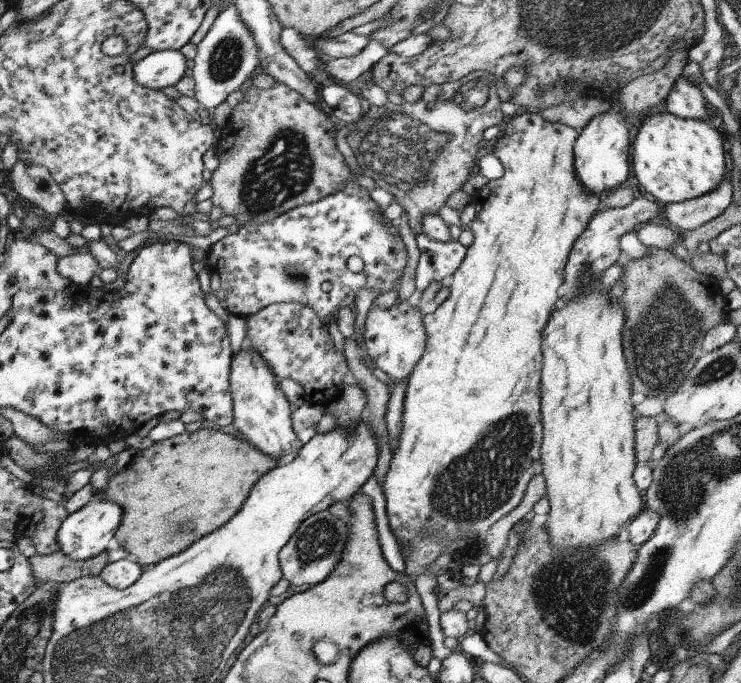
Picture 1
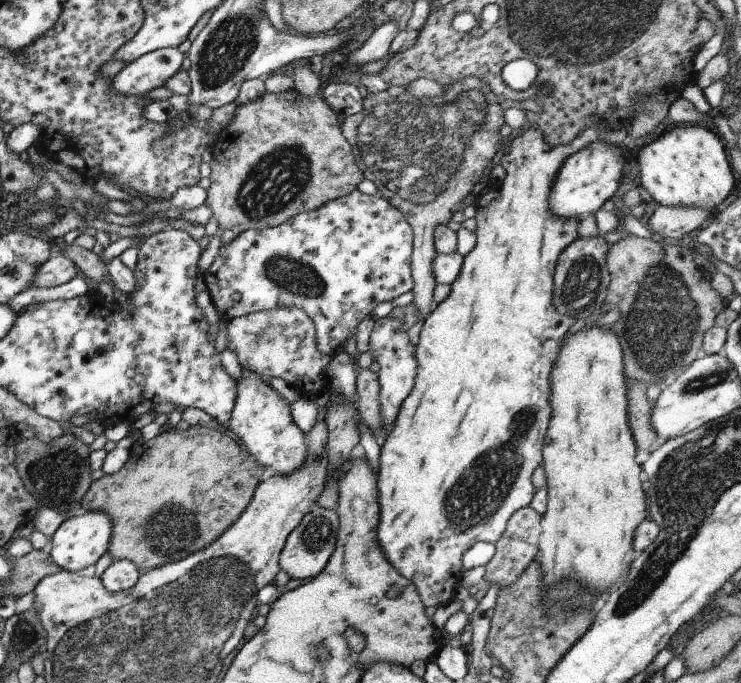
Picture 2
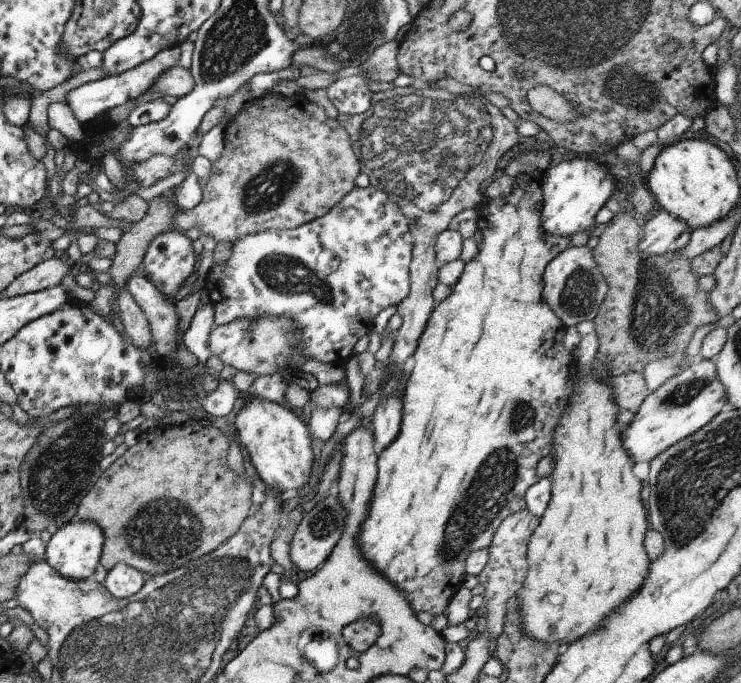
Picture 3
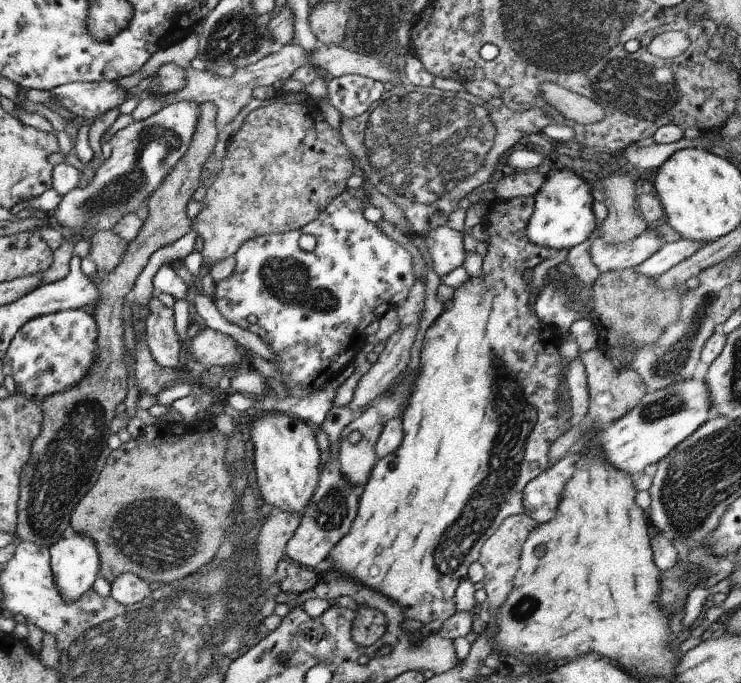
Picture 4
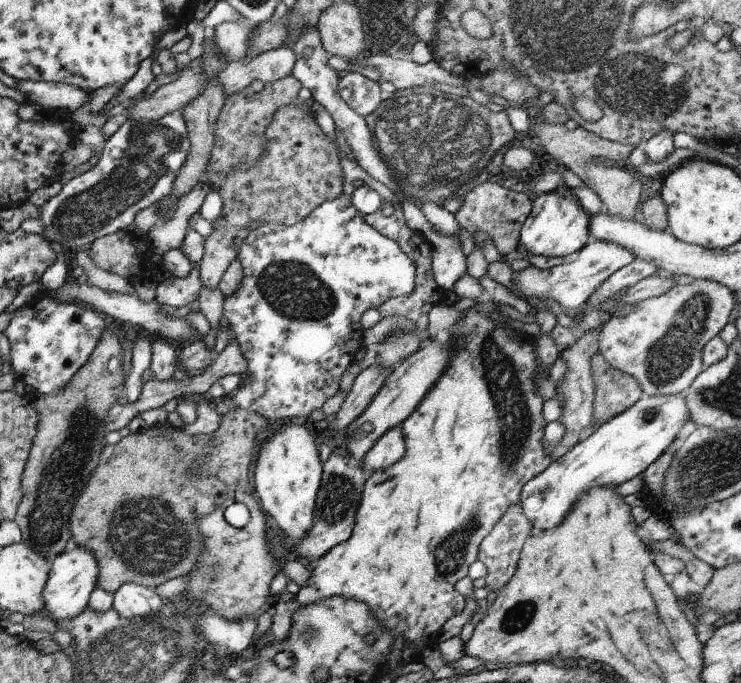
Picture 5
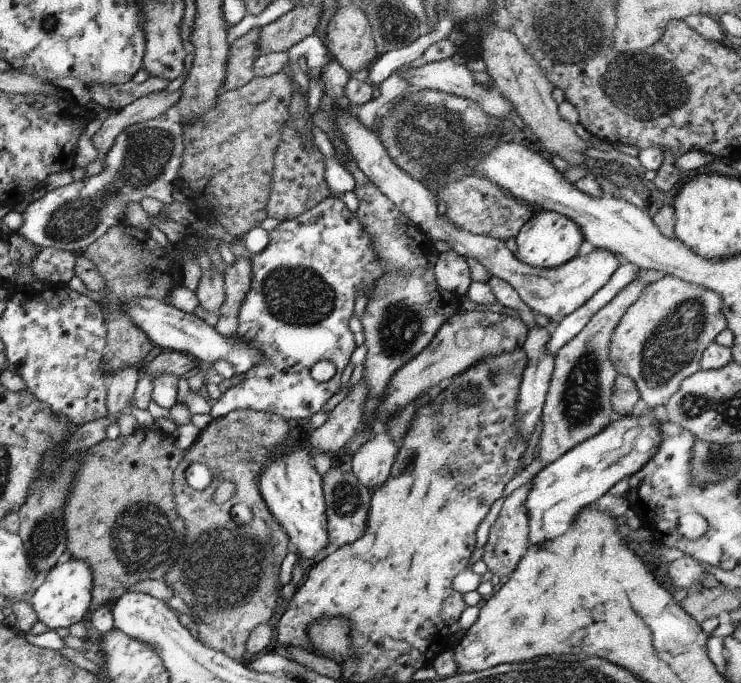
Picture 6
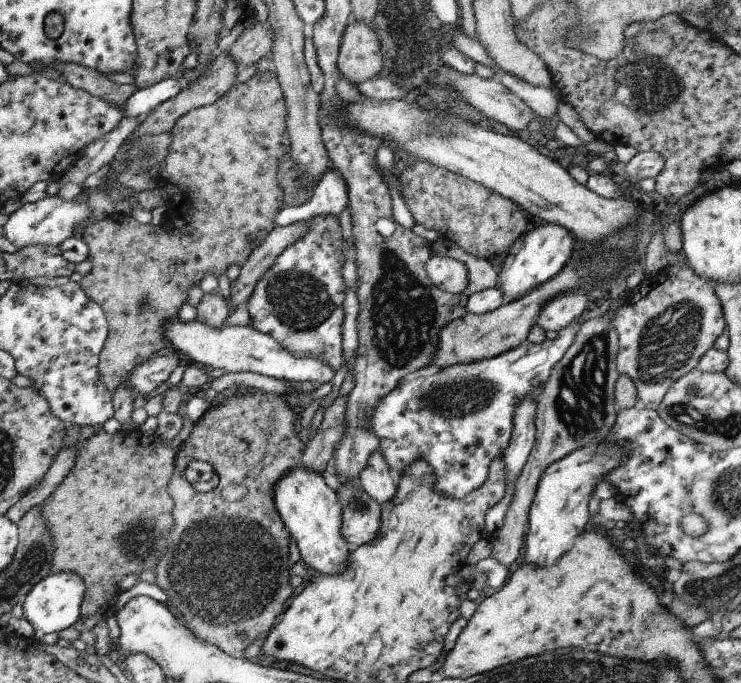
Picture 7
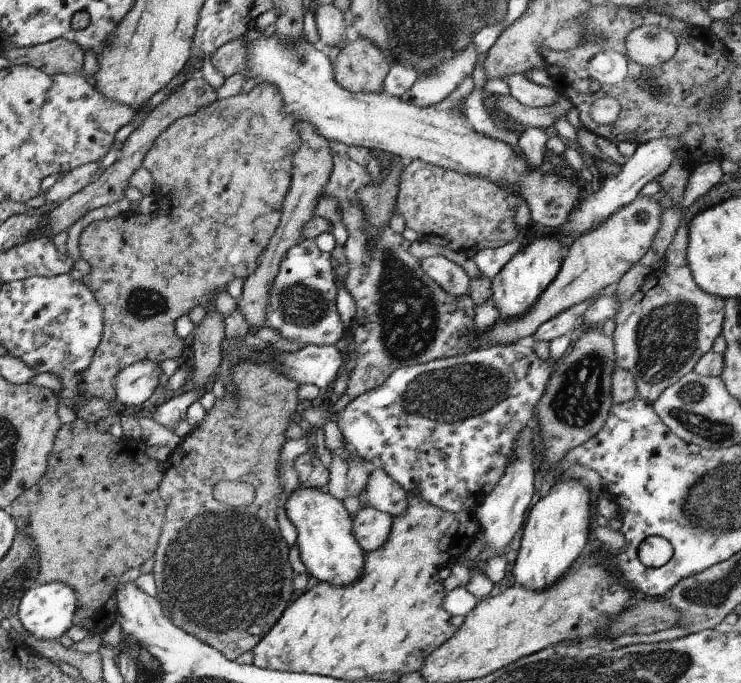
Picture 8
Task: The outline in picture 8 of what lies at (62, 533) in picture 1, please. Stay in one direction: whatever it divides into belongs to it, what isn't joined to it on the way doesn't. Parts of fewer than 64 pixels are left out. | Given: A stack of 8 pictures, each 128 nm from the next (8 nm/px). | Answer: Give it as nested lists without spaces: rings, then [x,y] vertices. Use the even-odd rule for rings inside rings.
[[[51,581],[38,584],[20,598],[17,616],[21,626],[38,639],[57,639],[72,626],[76,607],[74,590],[64,582]]]

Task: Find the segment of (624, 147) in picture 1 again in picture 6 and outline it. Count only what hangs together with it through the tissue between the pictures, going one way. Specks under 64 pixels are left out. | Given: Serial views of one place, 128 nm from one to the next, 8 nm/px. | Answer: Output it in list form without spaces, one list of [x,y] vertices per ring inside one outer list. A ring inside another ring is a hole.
[[[541,209],[523,224],[514,238],[517,247],[515,258],[532,267],[555,268],[577,255],[577,249],[584,238],[578,226],[557,211]]]

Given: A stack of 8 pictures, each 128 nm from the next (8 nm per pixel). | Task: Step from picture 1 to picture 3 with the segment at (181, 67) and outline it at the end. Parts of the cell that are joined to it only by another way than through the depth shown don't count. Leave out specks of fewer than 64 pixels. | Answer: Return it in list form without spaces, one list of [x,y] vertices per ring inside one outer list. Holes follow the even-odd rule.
[[[178,45],[167,47],[125,72],[107,75],[100,80],[80,85],[67,93],[65,104],[68,105],[69,110],[71,110],[72,115],[79,124],[87,124],[97,116],[105,115],[110,108],[123,104],[127,100],[133,100],[147,91],[161,73],[173,68],[173,66],[177,66],[179,52]]]

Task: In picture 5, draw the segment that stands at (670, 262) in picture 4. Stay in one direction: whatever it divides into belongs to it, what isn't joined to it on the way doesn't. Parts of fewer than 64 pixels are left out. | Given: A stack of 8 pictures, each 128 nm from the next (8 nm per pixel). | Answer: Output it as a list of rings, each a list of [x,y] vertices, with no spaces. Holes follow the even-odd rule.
[[[633,259],[629,264],[616,270],[611,276],[608,276],[589,296],[589,306],[595,305],[599,308],[600,304],[615,293],[634,285],[641,279],[650,277],[656,272],[656,264],[653,261],[645,259]]]

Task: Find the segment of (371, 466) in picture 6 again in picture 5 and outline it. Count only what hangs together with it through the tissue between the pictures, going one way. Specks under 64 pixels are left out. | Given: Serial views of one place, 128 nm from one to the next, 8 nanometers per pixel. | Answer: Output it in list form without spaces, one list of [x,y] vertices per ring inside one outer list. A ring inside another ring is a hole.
[[[395,425],[375,440],[363,455],[361,469],[366,475],[371,474],[374,470],[391,466],[399,456],[403,456],[403,435],[402,429]]]

